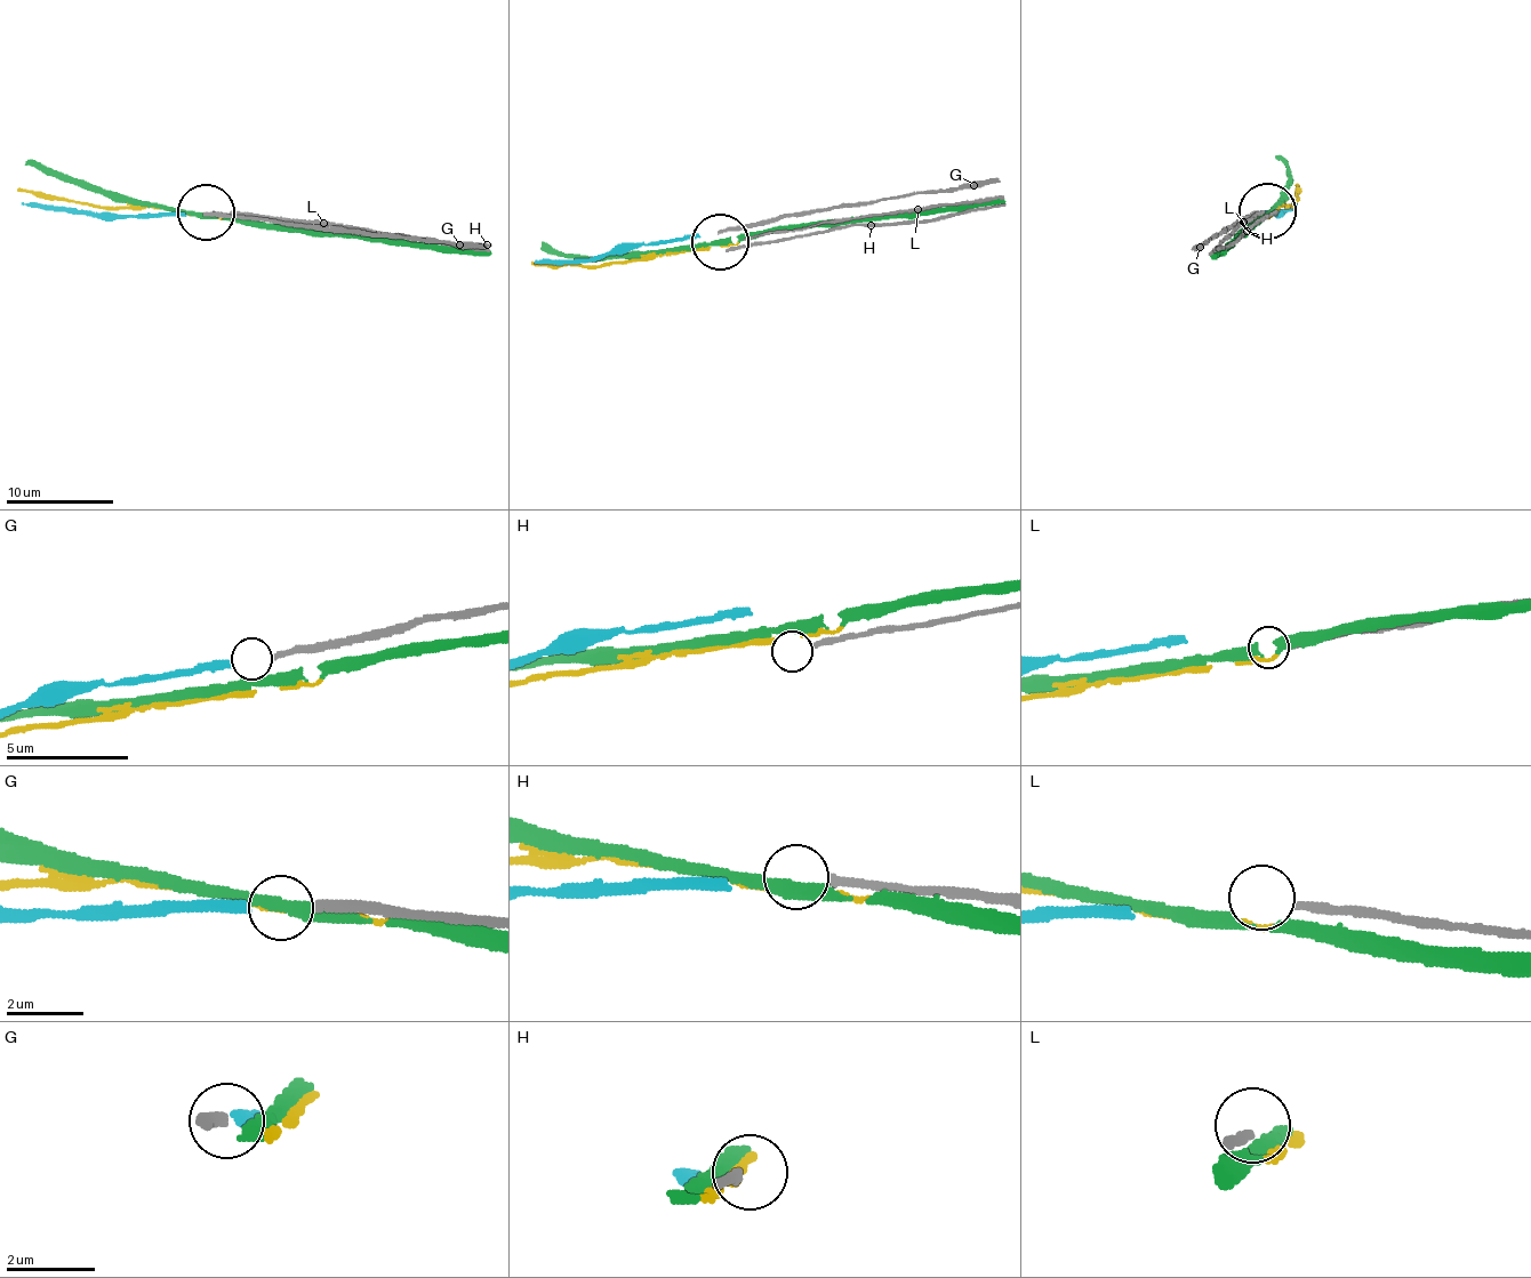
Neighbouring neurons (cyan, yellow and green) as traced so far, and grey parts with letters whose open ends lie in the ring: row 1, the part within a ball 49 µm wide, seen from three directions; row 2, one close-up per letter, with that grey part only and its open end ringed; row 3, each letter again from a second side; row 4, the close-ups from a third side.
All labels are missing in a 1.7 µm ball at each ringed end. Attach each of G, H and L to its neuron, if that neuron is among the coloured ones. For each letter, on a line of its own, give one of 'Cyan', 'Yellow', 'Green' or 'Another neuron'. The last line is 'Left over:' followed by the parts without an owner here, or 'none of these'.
G: Cyan
H: Another neuron
L: Another neuron
Left over: H, L

